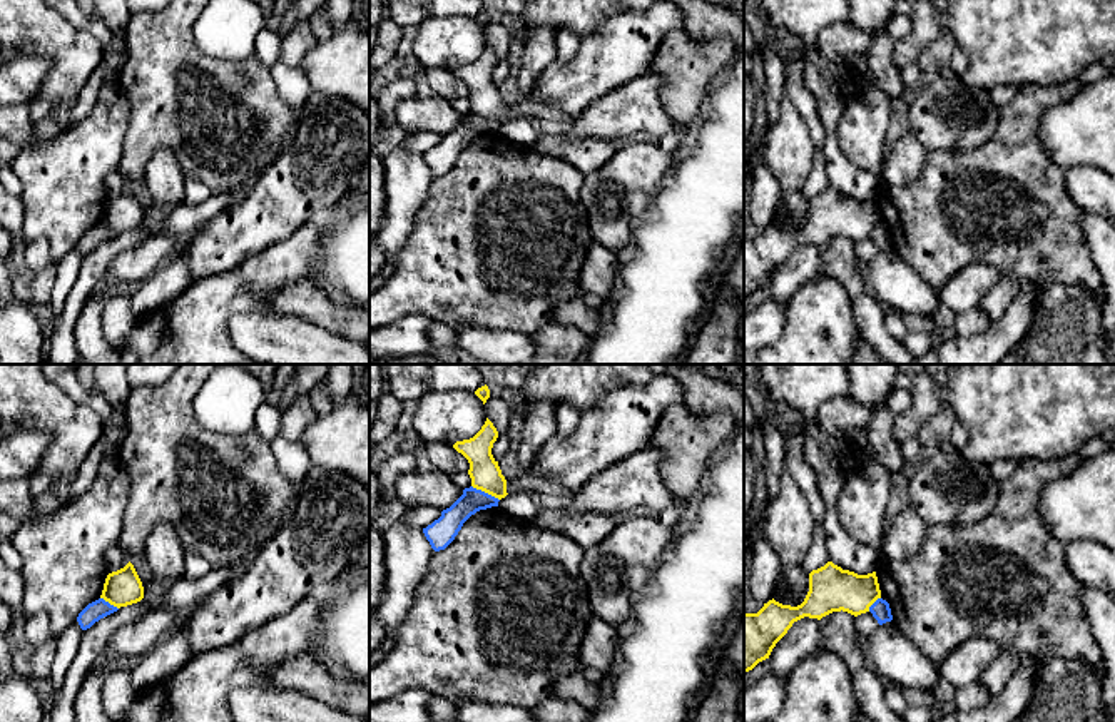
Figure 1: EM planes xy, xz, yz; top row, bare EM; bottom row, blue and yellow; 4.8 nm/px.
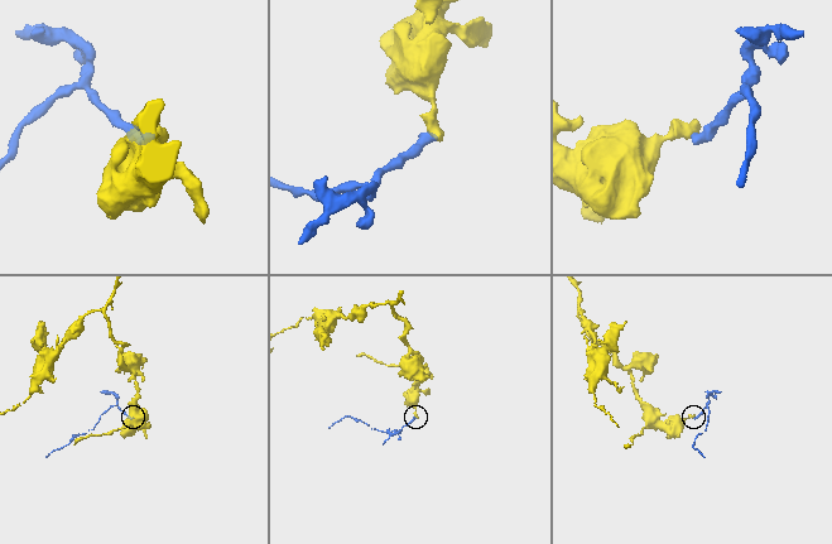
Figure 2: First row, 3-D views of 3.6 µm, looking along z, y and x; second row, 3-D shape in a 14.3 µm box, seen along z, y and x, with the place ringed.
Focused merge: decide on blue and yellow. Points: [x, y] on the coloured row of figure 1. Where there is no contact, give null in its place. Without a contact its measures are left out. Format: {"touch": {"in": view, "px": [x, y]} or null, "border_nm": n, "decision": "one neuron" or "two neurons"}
{"touch": {"in": "xz", "px": [483, 492]}, "border_nm": 150, "decision": "two neurons"}

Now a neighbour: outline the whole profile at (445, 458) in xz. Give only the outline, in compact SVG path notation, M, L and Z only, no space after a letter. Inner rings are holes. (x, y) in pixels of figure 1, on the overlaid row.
M430 441L425 445L425 455L431 466L441 473L453 475L456 471L468 471L468 460L458 453L451 445L443 441Z

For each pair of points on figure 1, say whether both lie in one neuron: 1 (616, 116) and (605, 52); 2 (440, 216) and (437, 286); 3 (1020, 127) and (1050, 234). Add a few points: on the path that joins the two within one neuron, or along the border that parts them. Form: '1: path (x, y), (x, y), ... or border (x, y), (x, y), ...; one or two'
1: border (646, 72), (612, 87), (580, 112); two
2: path (440, 233), (440, 269); one
3: path (1020, 154), (1020, 179), (1040, 199), (1040, 208); one

